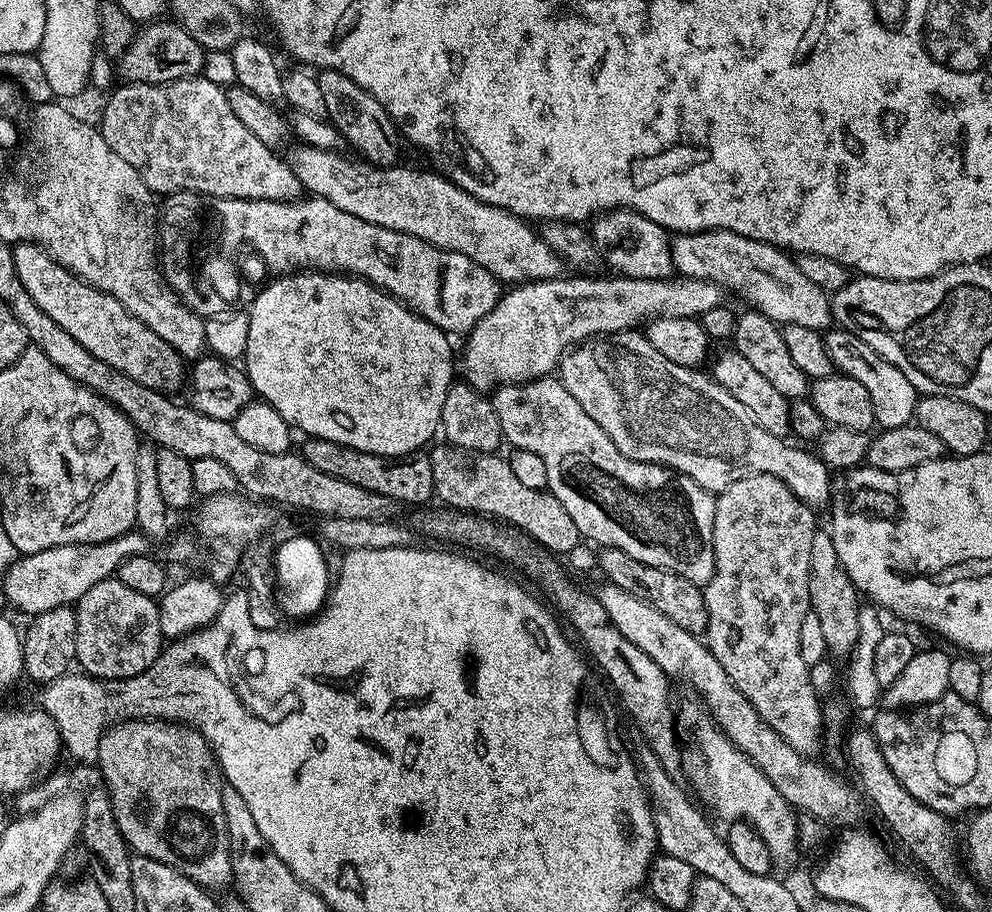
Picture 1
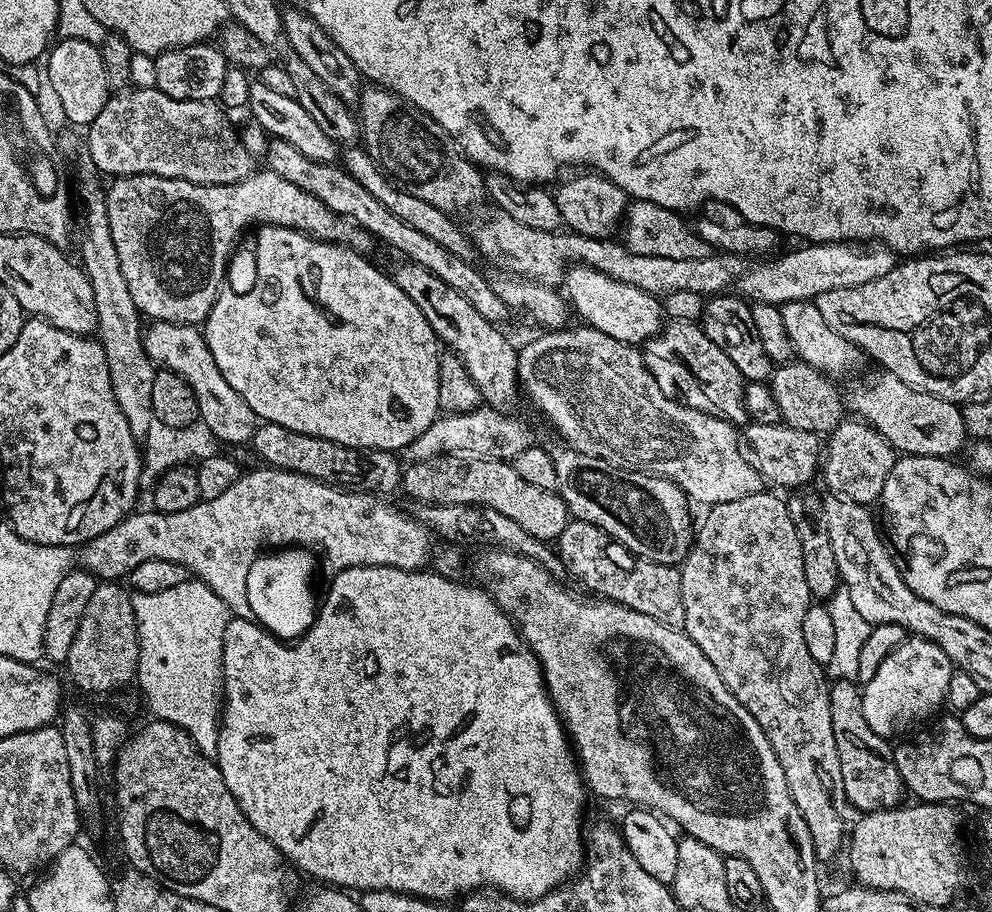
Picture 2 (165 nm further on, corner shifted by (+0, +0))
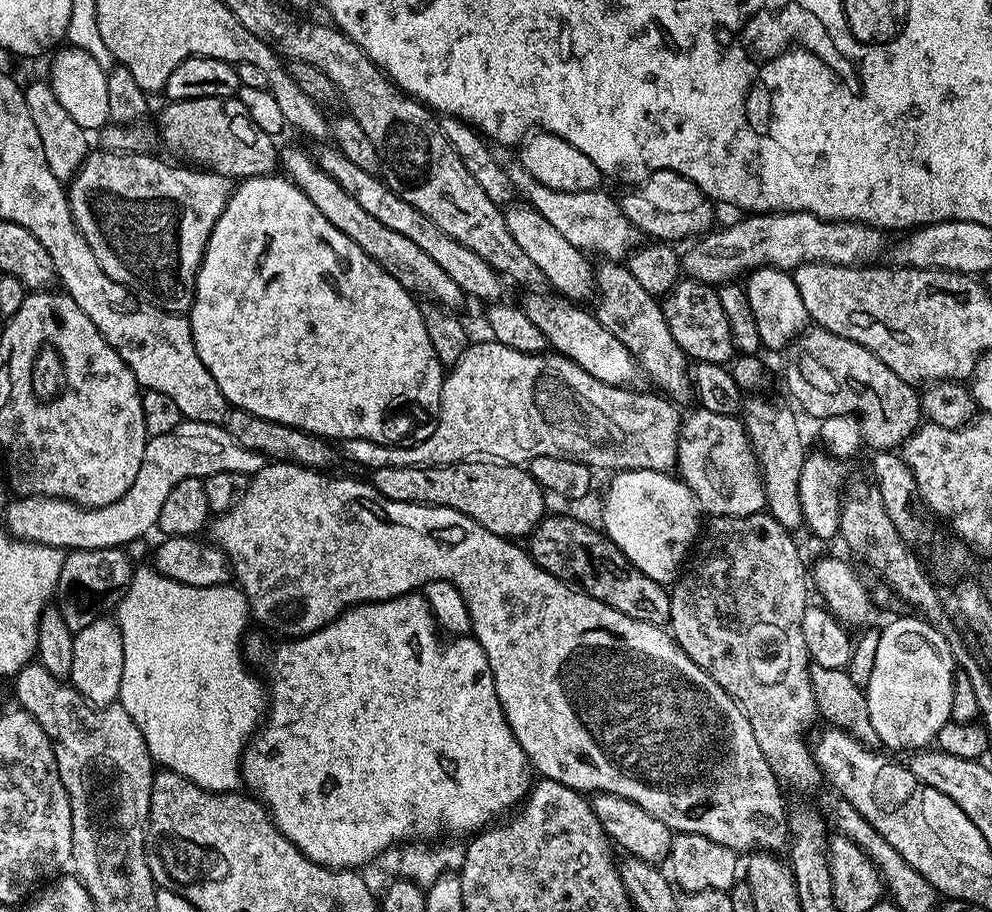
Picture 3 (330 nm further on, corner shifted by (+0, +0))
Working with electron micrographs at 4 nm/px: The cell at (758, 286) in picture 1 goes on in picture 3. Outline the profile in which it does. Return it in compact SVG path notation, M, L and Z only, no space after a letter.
M504 146L495 149L496 161L506 165L508 169L508 180L519 193L521 191L528 198L527 203L531 208L538 214L542 214L542 218L546 218L546 222L550 222L550 226L554 226L554 230L558 230L558 234L562 234L562 238L566 238L566 242L570 242L585 254L597 252L598 255L604 256L600 258L607 258L612 262L629 255L630 249L633 247L634 227L627 220L617 197L607 196L604 190L590 192L550 190L550 186L542 186L542 182L535 180L520 165L519 159L512 158L512 161L509 162L508 152L509 149Z

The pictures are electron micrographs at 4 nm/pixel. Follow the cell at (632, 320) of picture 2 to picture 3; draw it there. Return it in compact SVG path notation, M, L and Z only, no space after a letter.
M531 206L516 207L507 209L504 221L510 234L514 234L514 242L518 242L530 262L534 262L534 266L542 270L545 281L549 285L553 284L556 287L553 289L559 295L576 302L584 302L591 292L593 295L594 268L588 265L589 257L566 242L566 238L562 238L562 234L558 234L558 230L554 230L554 226L550 226L550 222L546 222L546 218L542 218L542 214L538 214Z

